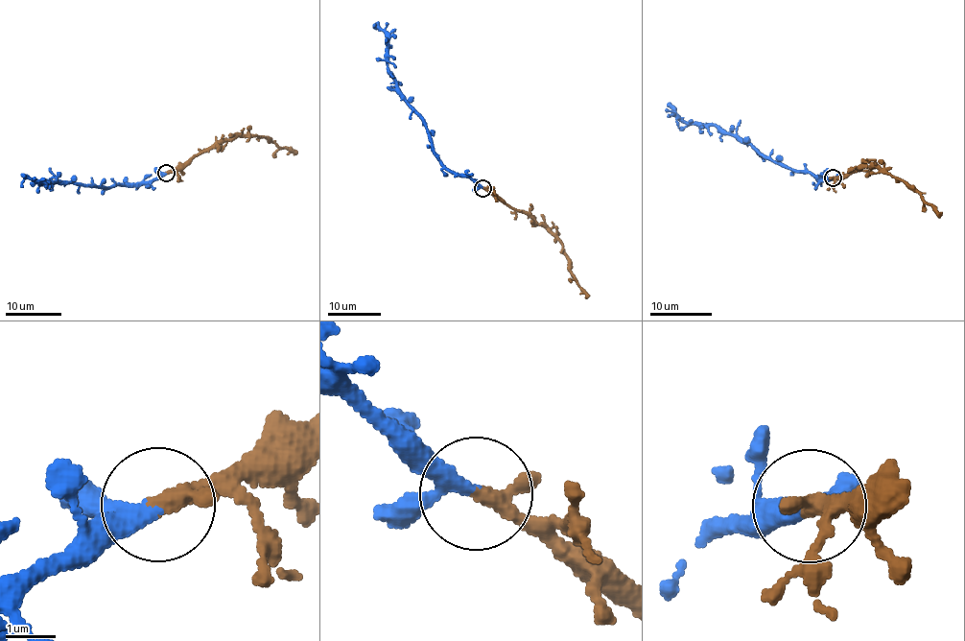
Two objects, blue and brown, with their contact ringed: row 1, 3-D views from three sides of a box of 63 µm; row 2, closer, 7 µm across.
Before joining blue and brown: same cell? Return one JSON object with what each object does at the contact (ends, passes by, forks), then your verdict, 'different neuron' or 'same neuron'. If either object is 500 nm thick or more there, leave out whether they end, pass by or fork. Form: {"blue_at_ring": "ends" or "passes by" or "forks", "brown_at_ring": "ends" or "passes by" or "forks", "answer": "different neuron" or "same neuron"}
{"blue_at_ring": "passes by", "brown_at_ring": "passes by", "answer": "same neuron"}

